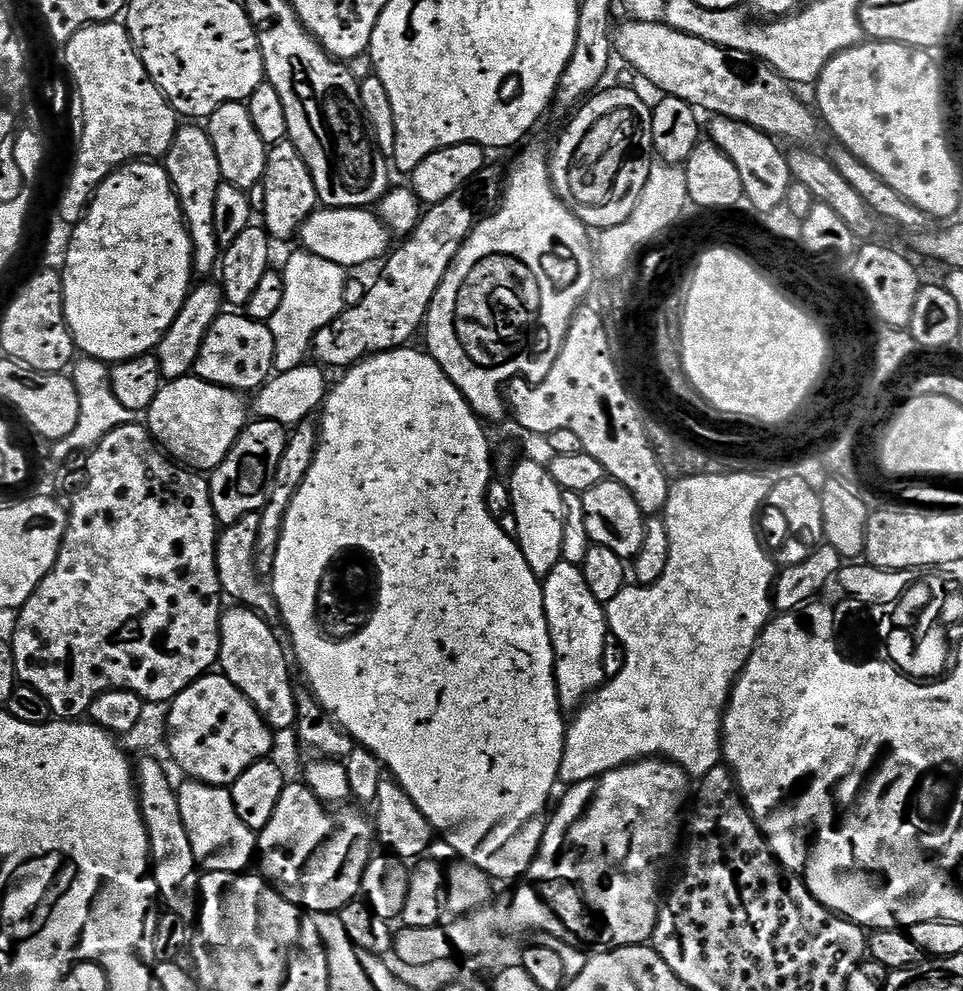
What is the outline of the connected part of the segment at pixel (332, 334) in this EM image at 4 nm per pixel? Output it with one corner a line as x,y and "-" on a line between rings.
486,166
462,190
454,190
450,198
442,198
442,202
431,205
421,215
419,222
416,223
416,229
407,233
404,245
400,249
393,251
391,255
383,261
384,273
370,284
362,302
352,307
345,307
344,312
330,326
322,326
312,343
311,355
314,357
317,365
325,369
340,368
347,370
353,364
359,364
360,361
368,359
370,356
377,356
380,352
389,352
395,348
405,347
408,340
416,331
421,331
422,325
428,318
428,307
438,290
442,286
442,278
450,270
458,250
466,242
466,238
471,234
477,223
485,216
496,211
502,200
502,172
492,166

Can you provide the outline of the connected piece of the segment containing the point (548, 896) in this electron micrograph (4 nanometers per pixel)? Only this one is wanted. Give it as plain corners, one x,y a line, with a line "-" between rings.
653,758
650,760
638,760
635,764
627,764
618,770
610,770
601,776
590,778
586,782
578,782
567,789
568,792
560,800
560,805
555,805
554,811
547,817
544,837
540,843
538,854
534,862
530,865
522,879
515,885
514,891
507,898
497,899
483,908
476,909
475,912
460,914
455,917
453,924
438,923
434,926
422,926
421,928
401,927
395,933
392,942
392,952
408,968
428,968
431,964
440,964
443,960
448,960
457,952
460,956
484,956
487,952
492,952
500,943
504,936
512,936
515,932
530,932
530,934
544,933
560,939
564,943
573,944
581,950
607,950
611,947
625,948
631,944
647,945
652,939
656,923
660,917
662,907
662,892
660,896
660,863
664,856
668,856
676,848
676,843
680,840
680,811
684,808
684,803
688,800
688,783
690,777
683,768
680,768
672,761
663,758

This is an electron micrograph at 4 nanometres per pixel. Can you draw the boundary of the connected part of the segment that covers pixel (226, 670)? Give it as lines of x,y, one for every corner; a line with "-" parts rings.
232,606
220,618
220,659
219,671
254,707
273,730
296,727
296,703
294,702
294,679
288,669
290,656
285,645
280,645
277,629
267,624
251,608

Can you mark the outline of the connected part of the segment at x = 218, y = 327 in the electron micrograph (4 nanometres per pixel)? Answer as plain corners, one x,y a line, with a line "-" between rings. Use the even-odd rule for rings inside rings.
236,310
228,311
219,315
210,326
198,351
194,375
207,384
222,386
232,392
252,394
263,388
273,375
276,366
274,334
270,334
265,321
252,320
247,314
240,313
239,316

